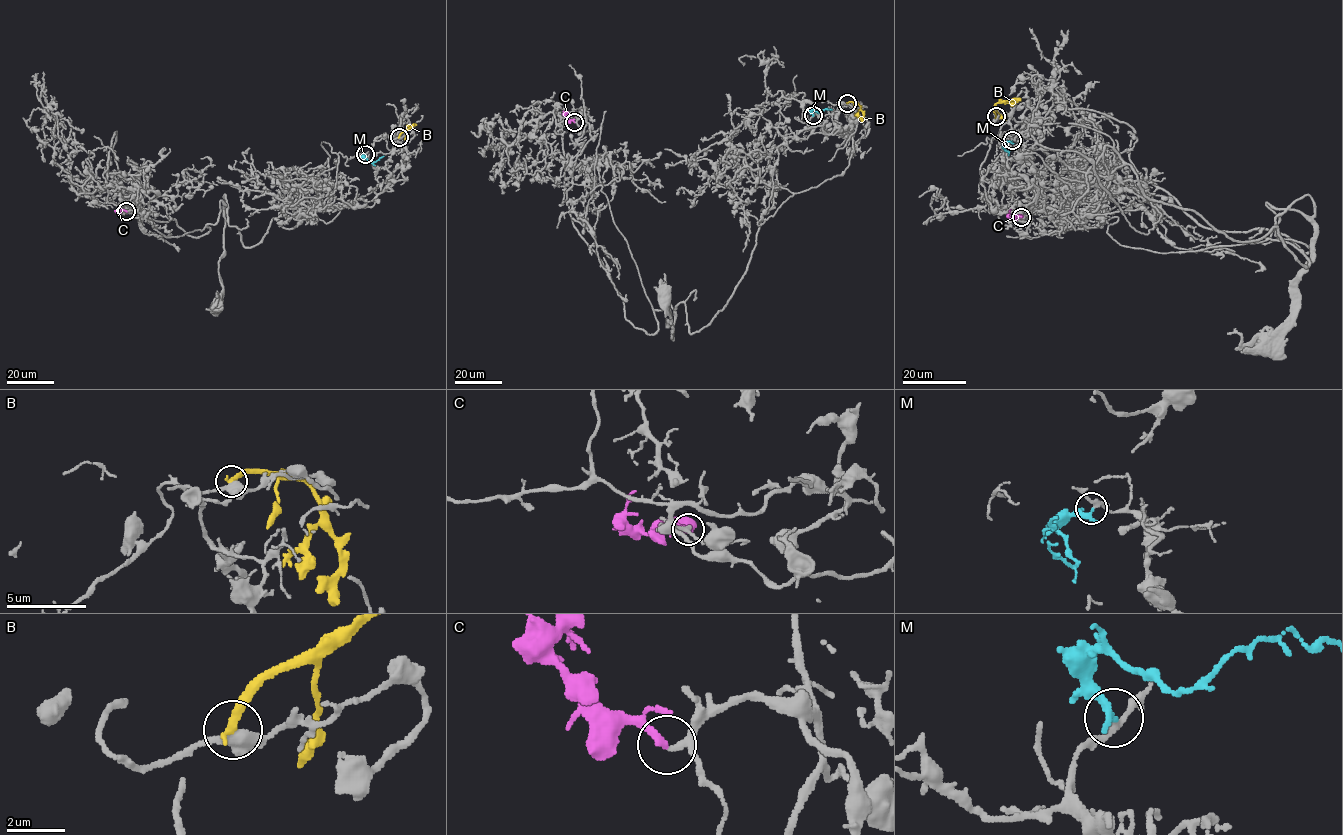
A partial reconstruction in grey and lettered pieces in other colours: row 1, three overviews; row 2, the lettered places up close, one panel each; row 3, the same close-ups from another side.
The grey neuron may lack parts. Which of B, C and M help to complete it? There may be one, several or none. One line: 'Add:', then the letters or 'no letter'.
Add: C

